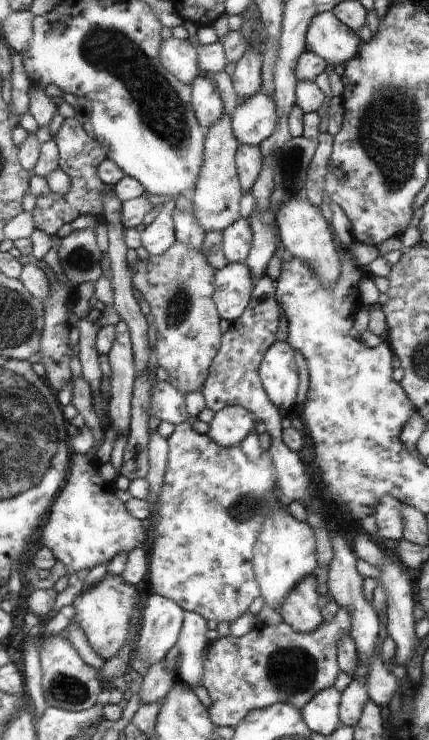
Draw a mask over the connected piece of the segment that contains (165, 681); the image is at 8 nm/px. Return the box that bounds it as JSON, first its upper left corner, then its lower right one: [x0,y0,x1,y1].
[140,658,178,704]

